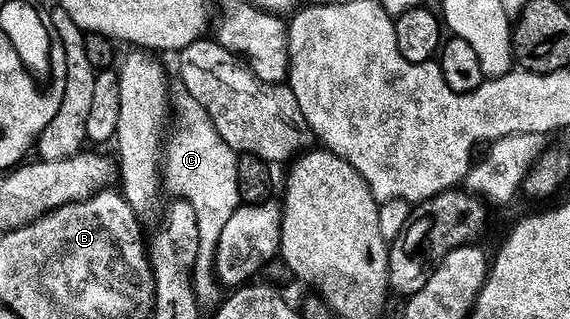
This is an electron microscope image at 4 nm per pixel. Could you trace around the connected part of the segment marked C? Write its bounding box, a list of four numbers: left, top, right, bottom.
[161,93,241,303]

